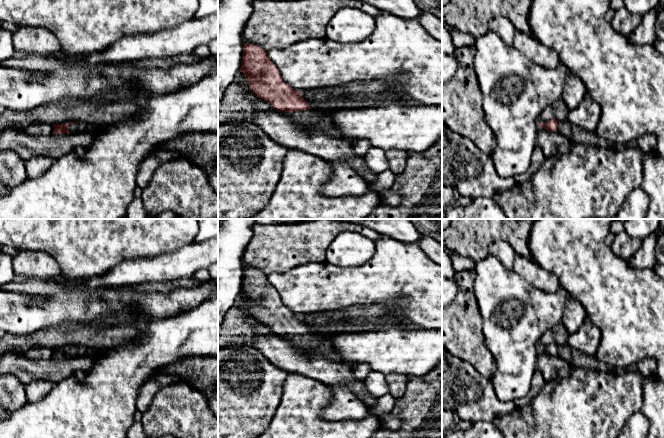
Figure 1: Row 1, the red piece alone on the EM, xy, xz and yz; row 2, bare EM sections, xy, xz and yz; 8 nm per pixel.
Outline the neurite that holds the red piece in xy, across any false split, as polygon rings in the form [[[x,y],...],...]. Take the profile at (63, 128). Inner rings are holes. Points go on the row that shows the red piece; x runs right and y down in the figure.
[[[66,123],[62,125],[53,124],[53,134],[60,134],[60,133],[76,133],[76,132],[93,132],[98,130],[101,126],[90,124],[90,123]]]

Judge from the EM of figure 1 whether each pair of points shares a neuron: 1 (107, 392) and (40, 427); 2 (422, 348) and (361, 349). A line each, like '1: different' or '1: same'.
1: same
2: same

